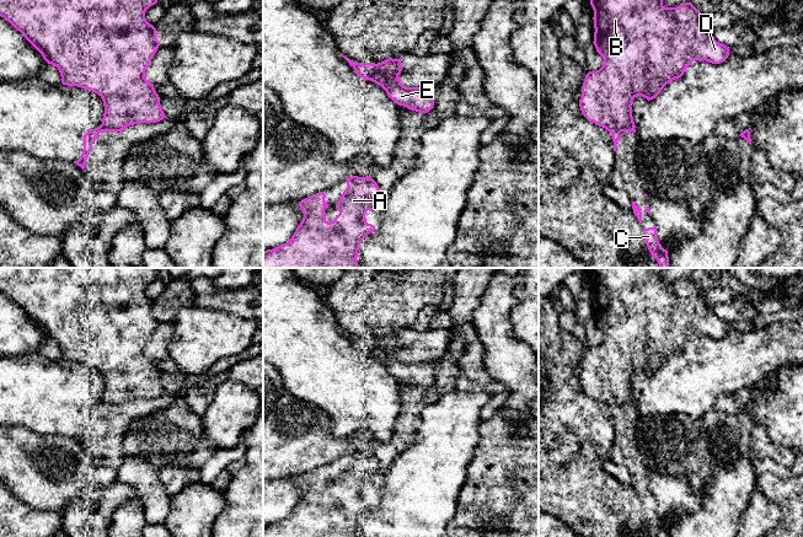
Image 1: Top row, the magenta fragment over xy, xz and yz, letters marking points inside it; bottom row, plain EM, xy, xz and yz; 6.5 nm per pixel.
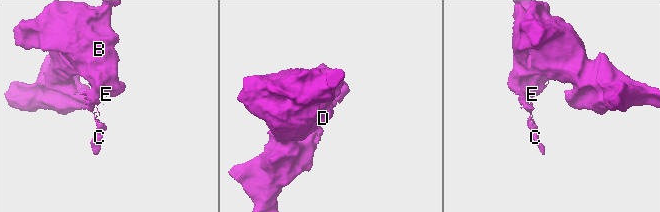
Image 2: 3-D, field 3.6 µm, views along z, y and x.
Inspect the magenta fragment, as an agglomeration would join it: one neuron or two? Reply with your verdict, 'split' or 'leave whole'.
split

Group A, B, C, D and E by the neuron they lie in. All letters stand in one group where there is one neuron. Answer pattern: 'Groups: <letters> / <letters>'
Groups: A B D E / C

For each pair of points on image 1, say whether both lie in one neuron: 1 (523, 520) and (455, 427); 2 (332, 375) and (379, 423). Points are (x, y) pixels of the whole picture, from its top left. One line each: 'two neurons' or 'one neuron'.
1: two neurons
2: one neuron

